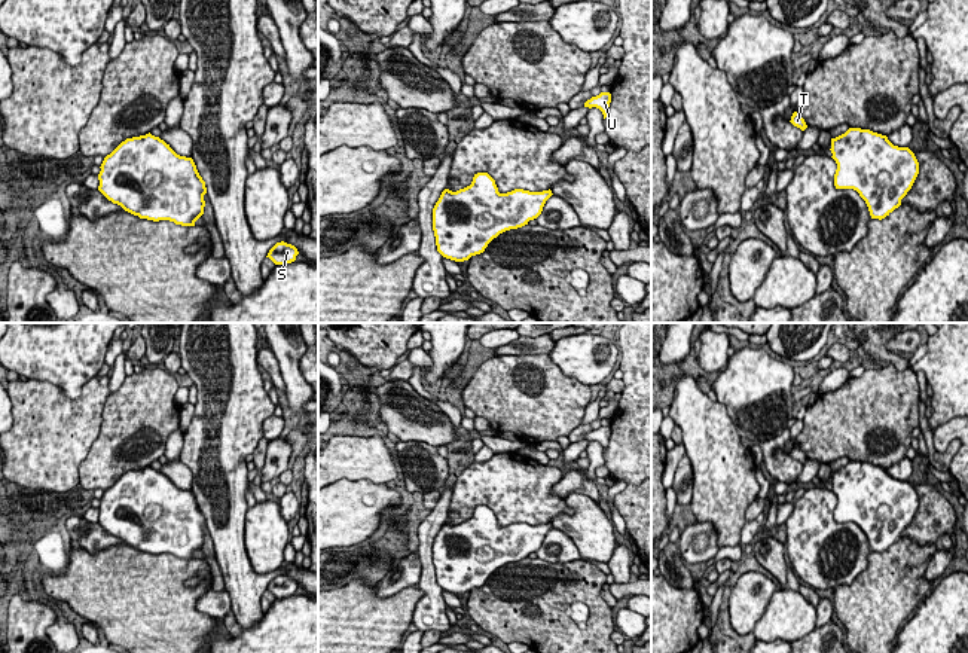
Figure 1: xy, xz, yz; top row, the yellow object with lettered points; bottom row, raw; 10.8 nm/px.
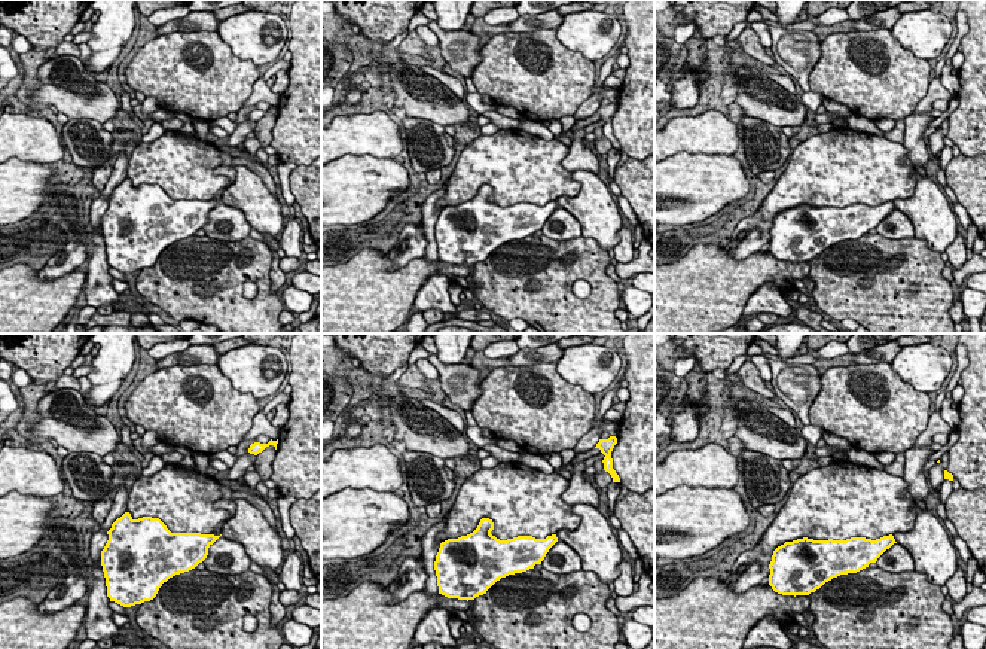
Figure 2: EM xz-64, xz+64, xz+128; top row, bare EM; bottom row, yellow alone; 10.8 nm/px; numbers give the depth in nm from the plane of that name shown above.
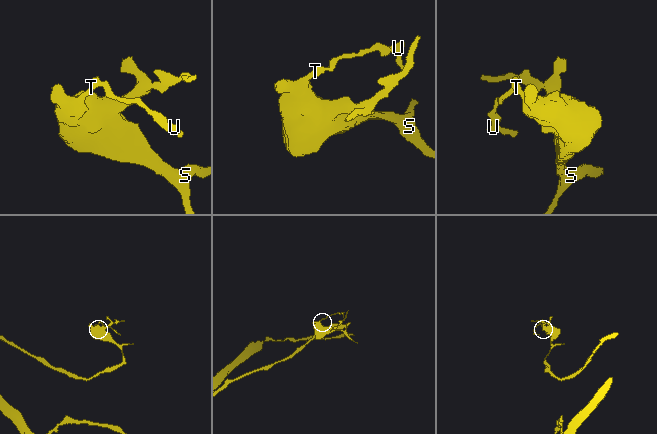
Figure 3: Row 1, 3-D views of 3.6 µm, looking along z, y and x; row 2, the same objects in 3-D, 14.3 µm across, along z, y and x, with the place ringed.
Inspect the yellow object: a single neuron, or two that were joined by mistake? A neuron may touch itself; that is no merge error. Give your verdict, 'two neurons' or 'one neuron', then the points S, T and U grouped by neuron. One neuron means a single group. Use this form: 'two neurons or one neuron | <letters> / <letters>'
one neuron | S T U

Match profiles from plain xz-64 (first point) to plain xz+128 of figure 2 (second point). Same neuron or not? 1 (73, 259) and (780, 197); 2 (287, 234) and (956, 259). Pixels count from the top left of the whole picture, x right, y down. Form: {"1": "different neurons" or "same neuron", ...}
{"1": "same neuron", "2": "same neuron"}

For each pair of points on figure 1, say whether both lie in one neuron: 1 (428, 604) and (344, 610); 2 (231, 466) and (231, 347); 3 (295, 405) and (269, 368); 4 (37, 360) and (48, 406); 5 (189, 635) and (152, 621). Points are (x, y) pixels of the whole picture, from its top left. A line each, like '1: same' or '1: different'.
1: different
2: same
3: different
4: different
5: same

